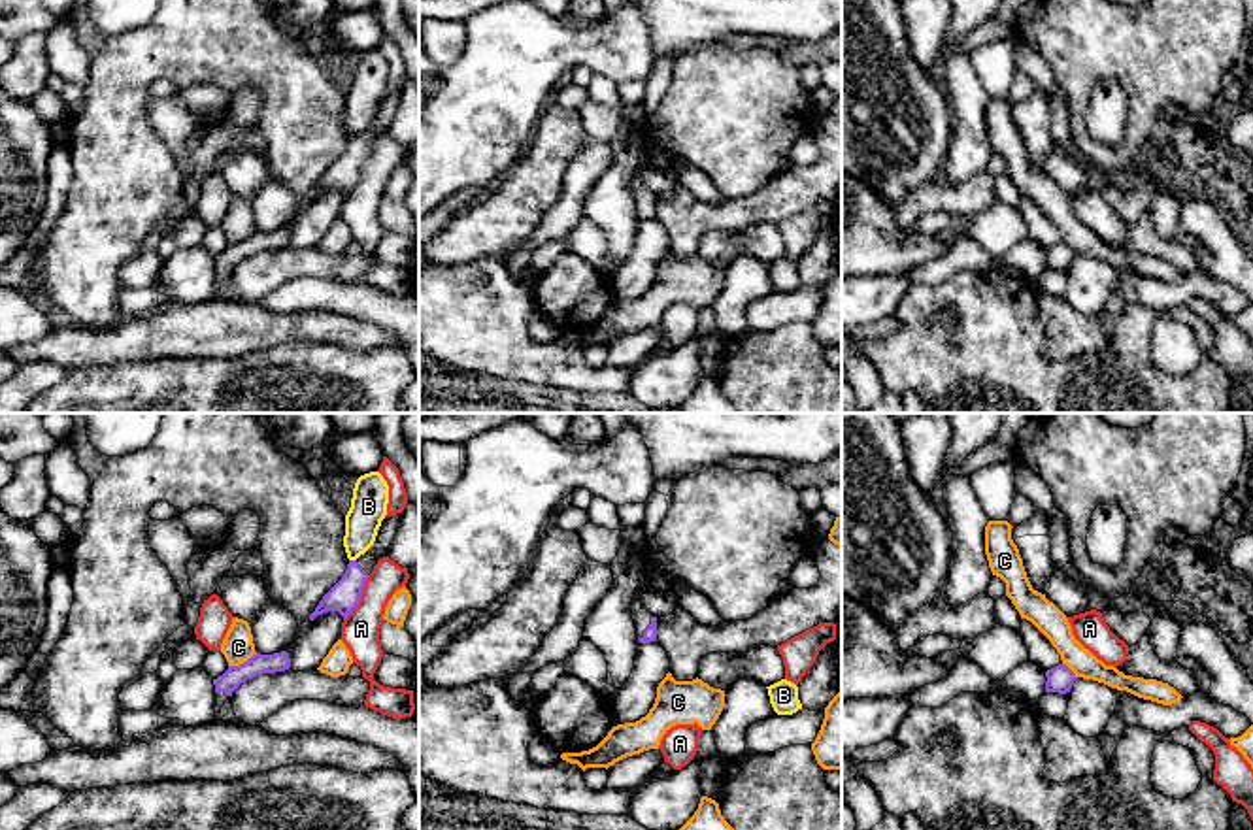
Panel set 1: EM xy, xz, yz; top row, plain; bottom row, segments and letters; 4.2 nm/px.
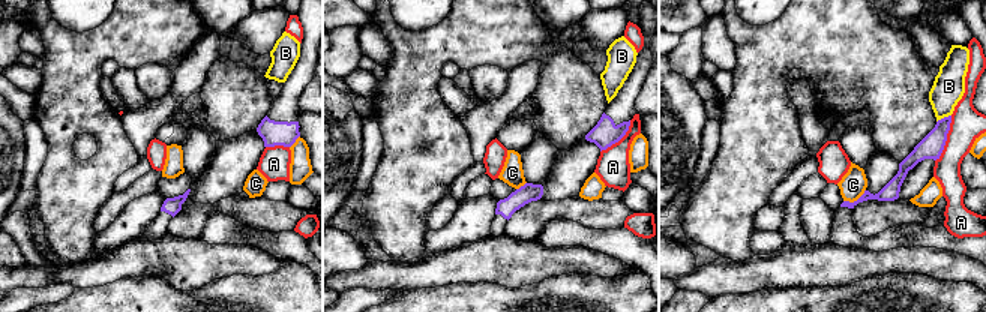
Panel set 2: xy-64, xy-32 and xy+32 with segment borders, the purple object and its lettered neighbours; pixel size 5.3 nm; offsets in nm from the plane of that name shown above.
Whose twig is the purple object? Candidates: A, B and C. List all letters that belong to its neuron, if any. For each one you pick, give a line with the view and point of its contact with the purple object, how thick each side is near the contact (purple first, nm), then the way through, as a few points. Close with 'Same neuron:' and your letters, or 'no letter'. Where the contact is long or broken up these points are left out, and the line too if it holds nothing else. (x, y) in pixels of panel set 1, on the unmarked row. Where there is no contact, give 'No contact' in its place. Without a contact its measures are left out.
Same neuron: no letter

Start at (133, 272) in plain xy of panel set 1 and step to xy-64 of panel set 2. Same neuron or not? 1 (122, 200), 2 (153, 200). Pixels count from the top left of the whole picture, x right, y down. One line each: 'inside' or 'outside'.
1: inside
2: outside

